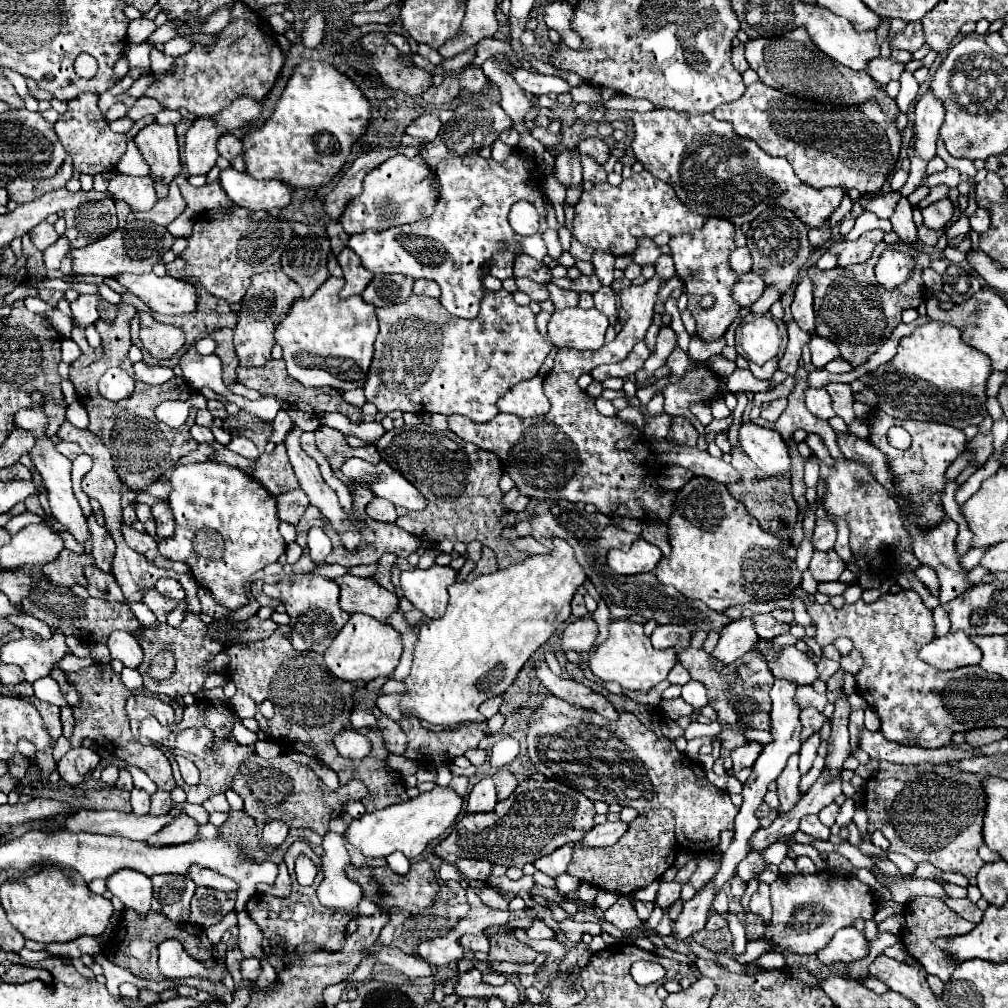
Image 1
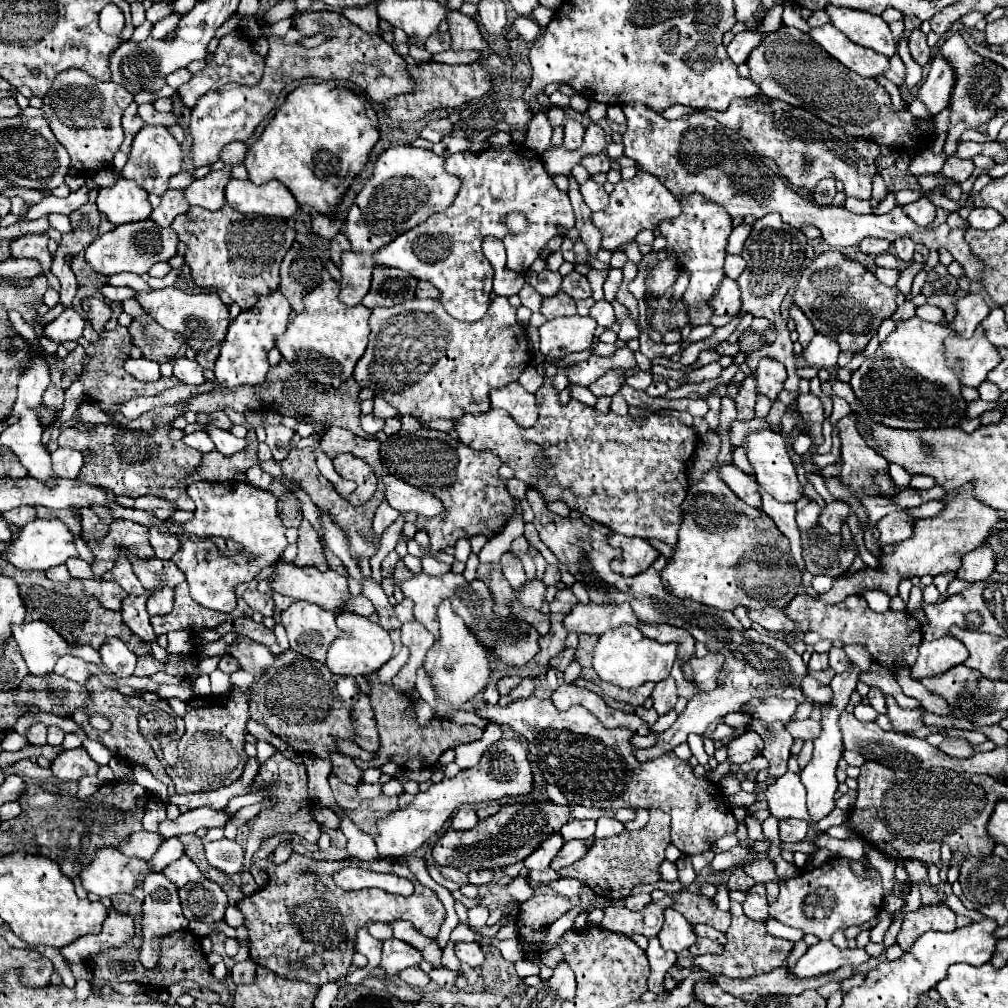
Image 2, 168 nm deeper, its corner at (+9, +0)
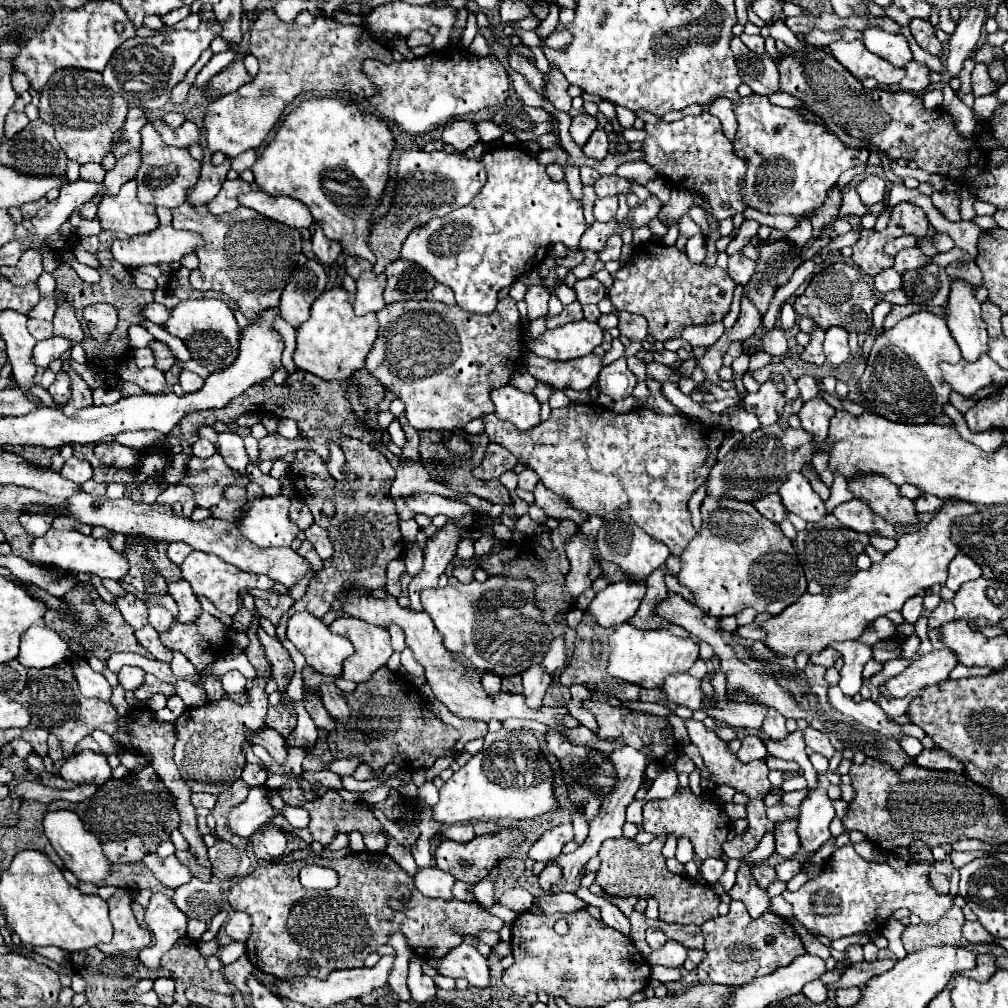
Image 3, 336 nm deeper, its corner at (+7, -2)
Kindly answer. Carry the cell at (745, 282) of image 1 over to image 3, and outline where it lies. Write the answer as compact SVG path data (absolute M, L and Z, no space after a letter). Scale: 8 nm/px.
M659 243L637 245L631 259L613 273L611 303L617 309L643 315L649 323L649 335L655 341L667 341L681 335L689 325L721 321L729 313L735 281L719 267L691 265L683 251Z

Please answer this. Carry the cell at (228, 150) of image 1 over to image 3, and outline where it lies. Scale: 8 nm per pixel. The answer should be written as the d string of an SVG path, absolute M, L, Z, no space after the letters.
M249 149L249 151L243 151L241 155L237 155L237 157L229 159L229 161L231 161L231 169L235 169L239 173L239 171L245 171L245 169L251 169L253 163L255 163L255 159L257 159L255 151Z

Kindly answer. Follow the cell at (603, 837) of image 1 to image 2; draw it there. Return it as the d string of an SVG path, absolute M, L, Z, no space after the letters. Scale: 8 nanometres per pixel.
M567 841L561 851L557 853L557 857L551 861L551 869L559 871L571 863L575 863L577 859L581 859L581 855L587 853L587 847L585 847L585 841Z

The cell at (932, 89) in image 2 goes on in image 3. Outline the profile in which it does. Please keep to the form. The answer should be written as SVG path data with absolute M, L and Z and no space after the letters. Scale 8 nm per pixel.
M969 9L969 13L961 19L957 25L949 45L947 45L947 59L945 59L945 75L951 79L959 79L959 73L963 69L963 61L973 55L977 49L979 33L985 21L983 9Z

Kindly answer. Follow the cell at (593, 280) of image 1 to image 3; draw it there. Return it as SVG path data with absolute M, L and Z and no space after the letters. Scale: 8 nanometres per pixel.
M587 277L587 279L579 279L573 285L575 293L577 293L577 301L581 305L585 303L599 303L605 297L605 287L595 279L595 277Z

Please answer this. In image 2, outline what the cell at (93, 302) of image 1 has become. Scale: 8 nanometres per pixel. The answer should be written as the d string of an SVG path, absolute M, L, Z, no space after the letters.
M71 307L71 309L65 309L53 323L43 327L43 337L55 343L77 341L83 333L83 327L85 327L83 317Z

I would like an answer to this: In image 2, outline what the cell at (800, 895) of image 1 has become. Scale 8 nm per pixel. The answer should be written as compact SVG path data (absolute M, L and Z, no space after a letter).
M833 857L819 869L805 871L795 879L779 881L779 899L769 909L771 917L779 919L789 927L813 933L819 939L831 939L831 935L839 929L863 925L875 919L883 905L881 875L867 861L863 861L863 867L867 869L867 875L859 877L851 869L851 859Z

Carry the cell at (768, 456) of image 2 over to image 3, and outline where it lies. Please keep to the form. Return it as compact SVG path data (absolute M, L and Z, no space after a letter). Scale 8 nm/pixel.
M793 471L787 481L779 487L779 497L789 513L799 515L805 521L819 521L827 515L823 499L813 491L811 483L797 471Z

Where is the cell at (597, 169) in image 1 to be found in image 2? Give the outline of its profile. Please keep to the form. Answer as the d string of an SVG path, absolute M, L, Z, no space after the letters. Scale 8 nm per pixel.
M593 179L581 185L581 193L583 193L585 203L591 207L591 211L601 211L609 205L609 195L605 193L603 185L597 185Z

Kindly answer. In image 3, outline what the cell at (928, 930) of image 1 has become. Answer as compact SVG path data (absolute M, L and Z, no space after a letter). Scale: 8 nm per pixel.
M953 905L935 923L907 925L907 929L901 935L905 951L913 953L919 947L927 947L927 945L935 945L935 943L959 943L961 941L961 927L963 927L963 923L965 923L963 911Z

